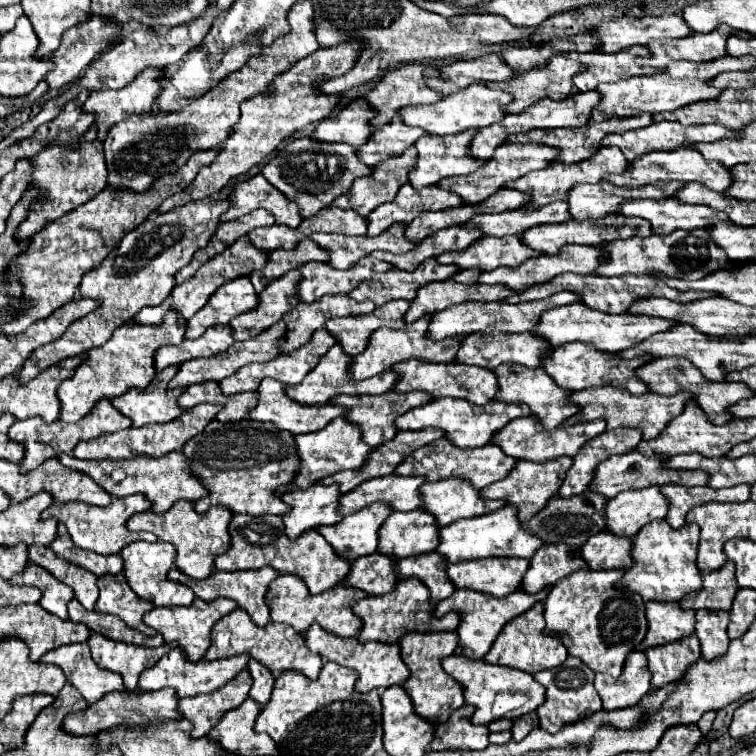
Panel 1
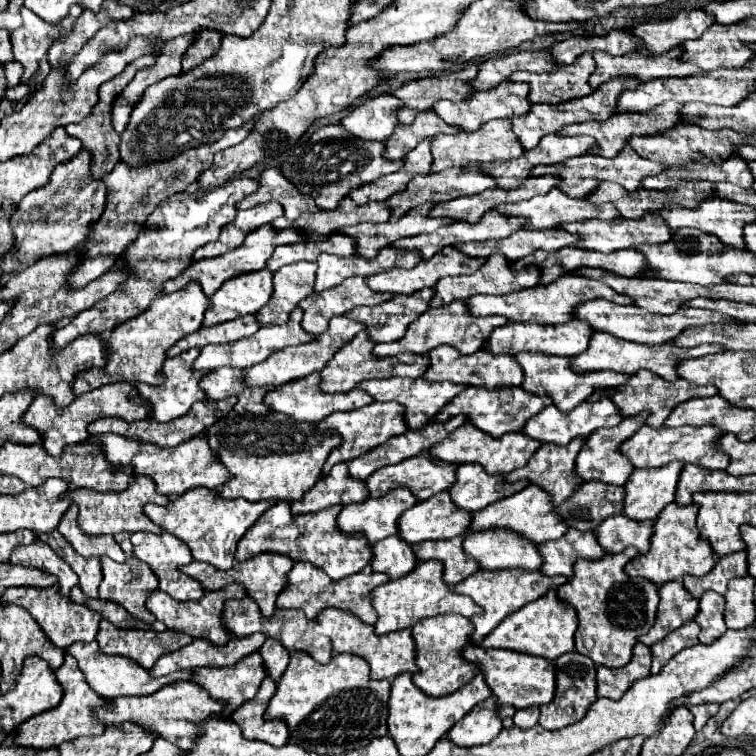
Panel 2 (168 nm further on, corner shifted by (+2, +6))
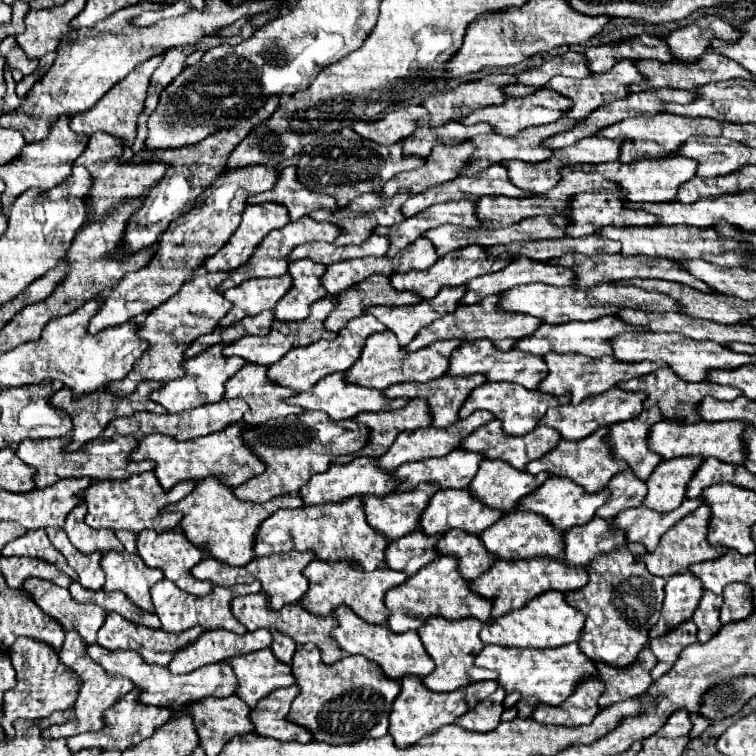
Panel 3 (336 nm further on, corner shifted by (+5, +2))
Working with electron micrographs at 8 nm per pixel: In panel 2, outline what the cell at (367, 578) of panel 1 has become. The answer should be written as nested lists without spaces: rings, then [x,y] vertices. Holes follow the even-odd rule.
[[[389,536],[385,540],[379,540],[373,544],[373,562],[371,568],[375,572],[385,572],[391,580],[405,576],[417,566],[415,552],[407,542],[403,542],[399,536]]]

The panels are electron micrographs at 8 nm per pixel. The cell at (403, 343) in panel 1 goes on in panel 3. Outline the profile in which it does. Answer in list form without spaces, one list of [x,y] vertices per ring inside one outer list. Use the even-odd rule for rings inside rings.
[[[488,296],[480,304],[460,306],[454,312],[438,318],[436,322],[430,322],[408,344],[408,352],[416,352],[416,350],[422,350],[422,348],[438,342],[438,340],[452,340],[452,338],[458,338],[462,342],[490,340],[496,346],[496,350],[502,350],[502,352],[512,350],[512,342],[524,338],[526,334],[532,334],[536,330],[536,326],[540,326],[542,322],[536,322],[536,318],[526,316],[526,314],[500,314],[500,310],[496,310],[498,300],[500,300],[498,296]]]

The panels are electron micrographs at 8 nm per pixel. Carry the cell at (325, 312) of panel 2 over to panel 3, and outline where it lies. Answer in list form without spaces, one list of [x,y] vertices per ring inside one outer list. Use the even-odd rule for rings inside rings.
[[[372,274],[364,282],[336,294],[334,298],[336,304],[324,320],[324,328],[330,332],[340,332],[350,318],[360,316],[368,306],[406,306],[420,302],[416,294],[398,294],[392,290],[392,286],[388,286],[388,276],[382,274]]]

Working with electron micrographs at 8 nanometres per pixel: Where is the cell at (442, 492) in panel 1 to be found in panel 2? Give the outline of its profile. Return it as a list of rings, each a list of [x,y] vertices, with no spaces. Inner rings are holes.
[[[463,464],[457,468],[457,480],[449,488],[453,502],[469,512],[477,512],[487,508],[489,504],[511,496],[527,486],[527,480],[517,484],[505,482],[503,476],[487,474],[479,464]]]

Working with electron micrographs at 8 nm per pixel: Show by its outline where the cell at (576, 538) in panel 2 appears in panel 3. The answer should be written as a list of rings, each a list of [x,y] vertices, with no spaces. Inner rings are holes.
[[[592,518],[584,526],[574,526],[564,532],[564,566],[578,568],[588,566],[602,554],[618,550],[624,546],[624,534],[612,534],[610,522],[602,518]]]

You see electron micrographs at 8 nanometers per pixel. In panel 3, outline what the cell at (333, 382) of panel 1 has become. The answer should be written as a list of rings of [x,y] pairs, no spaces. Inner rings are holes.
[[[390,330],[372,334],[366,340],[368,342],[364,344],[360,358],[354,362],[352,368],[344,372],[344,378],[348,384],[358,384],[376,390],[384,390],[398,382],[430,382],[434,378],[440,378],[444,370],[448,370],[448,354],[452,354],[452,350],[460,346],[460,342],[434,342],[424,350],[406,352],[402,346],[398,346],[398,338]]]

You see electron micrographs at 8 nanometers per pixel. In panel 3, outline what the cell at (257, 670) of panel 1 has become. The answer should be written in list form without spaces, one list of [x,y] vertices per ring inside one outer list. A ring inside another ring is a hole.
[[[272,632],[272,646],[270,648],[272,648],[274,656],[280,662],[290,664],[292,662],[292,656],[294,656],[294,650],[296,650],[296,642],[292,642],[288,636],[282,636],[282,634]]]

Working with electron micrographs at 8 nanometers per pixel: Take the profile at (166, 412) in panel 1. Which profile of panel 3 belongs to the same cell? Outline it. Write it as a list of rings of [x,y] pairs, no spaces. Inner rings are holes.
[[[214,344],[208,350],[204,350],[202,354],[182,362],[182,368],[186,370],[186,374],[178,380],[172,380],[168,384],[164,384],[162,388],[154,390],[150,394],[150,400],[156,404],[162,404],[170,414],[178,414],[184,410],[192,410],[196,406],[204,406],[210,402],[220,402],[222,394],[224,394],[224,382],[236,374],[236,370],[240,370],[240,366],[244,366],[246,362],[242,358],[224,358],[222,356],[222,348],[224,344]]]

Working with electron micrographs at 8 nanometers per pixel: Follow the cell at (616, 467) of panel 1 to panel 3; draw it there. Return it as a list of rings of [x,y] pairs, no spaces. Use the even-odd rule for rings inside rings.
[[[656,422],[648,430],[646,444],[652,452],[662,456],[664,460],[676,456],[702,456],[716,458],[720,462],[728,462],[740,466],[744,462],[744,446],[740,446],[740,434],[744,430],[744,422],[696,422],[696,424],[680,424],[680,422]]]

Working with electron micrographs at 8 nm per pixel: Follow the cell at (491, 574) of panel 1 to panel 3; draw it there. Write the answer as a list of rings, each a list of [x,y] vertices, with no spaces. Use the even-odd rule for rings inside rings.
[[[512,512],[504,514],[498,522],[486,528],[480,534],[484,548],[496,556],[498,560],[532,560],[532,558],[558,558],[560,560],[560,534],[544,522],[544,518],[536,518],[528,512]]]

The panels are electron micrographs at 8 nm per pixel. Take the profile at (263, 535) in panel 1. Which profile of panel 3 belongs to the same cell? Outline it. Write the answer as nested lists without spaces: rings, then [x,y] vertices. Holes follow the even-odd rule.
[[[360,496],[348,498],[338,504],[320,504],[306,506],[296,510],[278,510],[266,518],[258,532],[254,534],[254,556],[278,554],[278,552],[312,552],[316,560],[324,562],[354,562],[364,572],[376,570],[384,562],[384,550],[388,540],[382,534],[376,534],[360,510]]]

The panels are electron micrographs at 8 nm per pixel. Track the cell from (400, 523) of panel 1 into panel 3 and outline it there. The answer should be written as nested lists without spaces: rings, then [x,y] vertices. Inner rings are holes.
[[[438,490],[420,516],[420,530],[426,536],[440,536],[458,528],[478,536],[502,514],[498,510],[484,510],[478,502],[472,502],[468,490]]]

